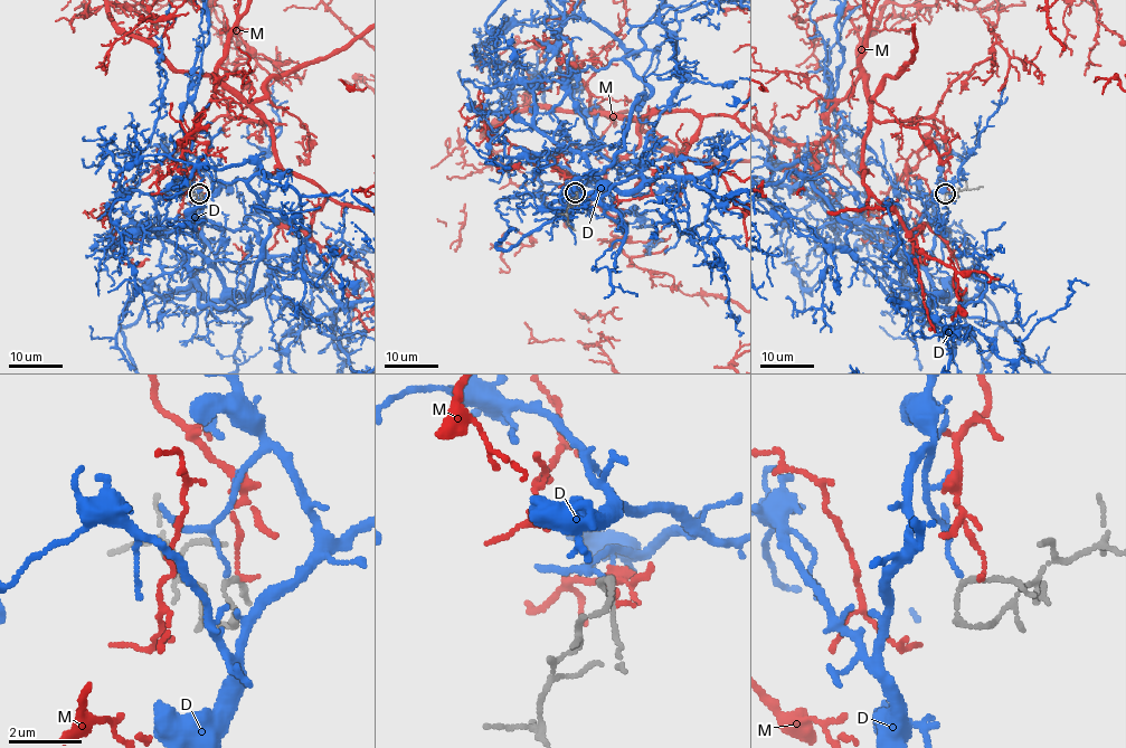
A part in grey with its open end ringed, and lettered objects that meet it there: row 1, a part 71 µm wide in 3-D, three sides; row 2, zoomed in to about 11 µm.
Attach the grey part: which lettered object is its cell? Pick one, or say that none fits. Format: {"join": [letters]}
{"join": ["D"]}

